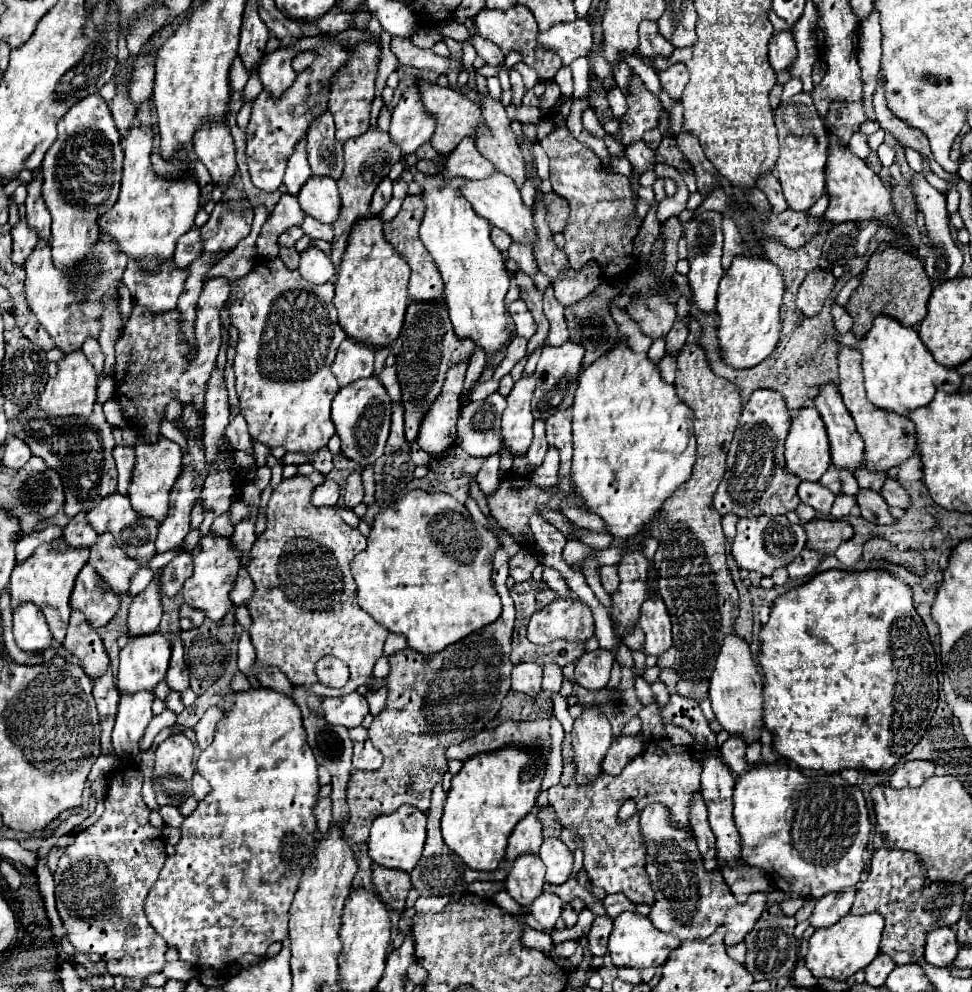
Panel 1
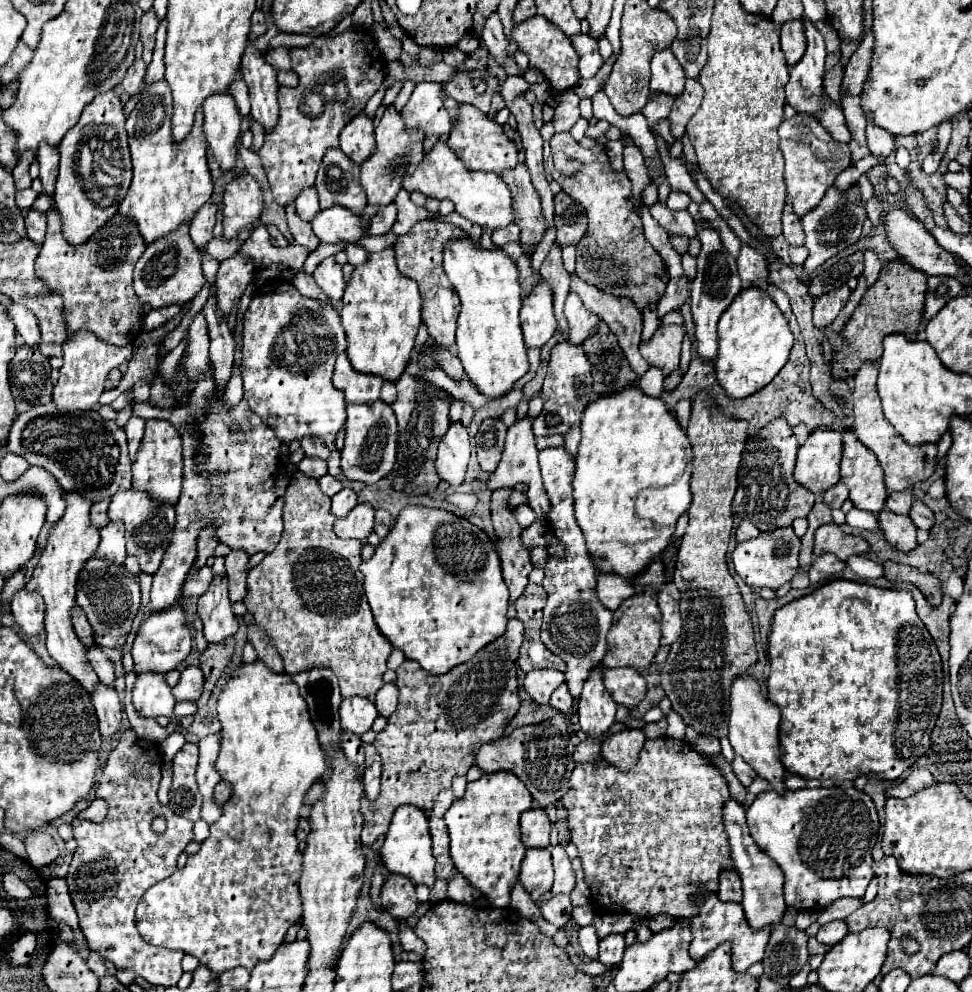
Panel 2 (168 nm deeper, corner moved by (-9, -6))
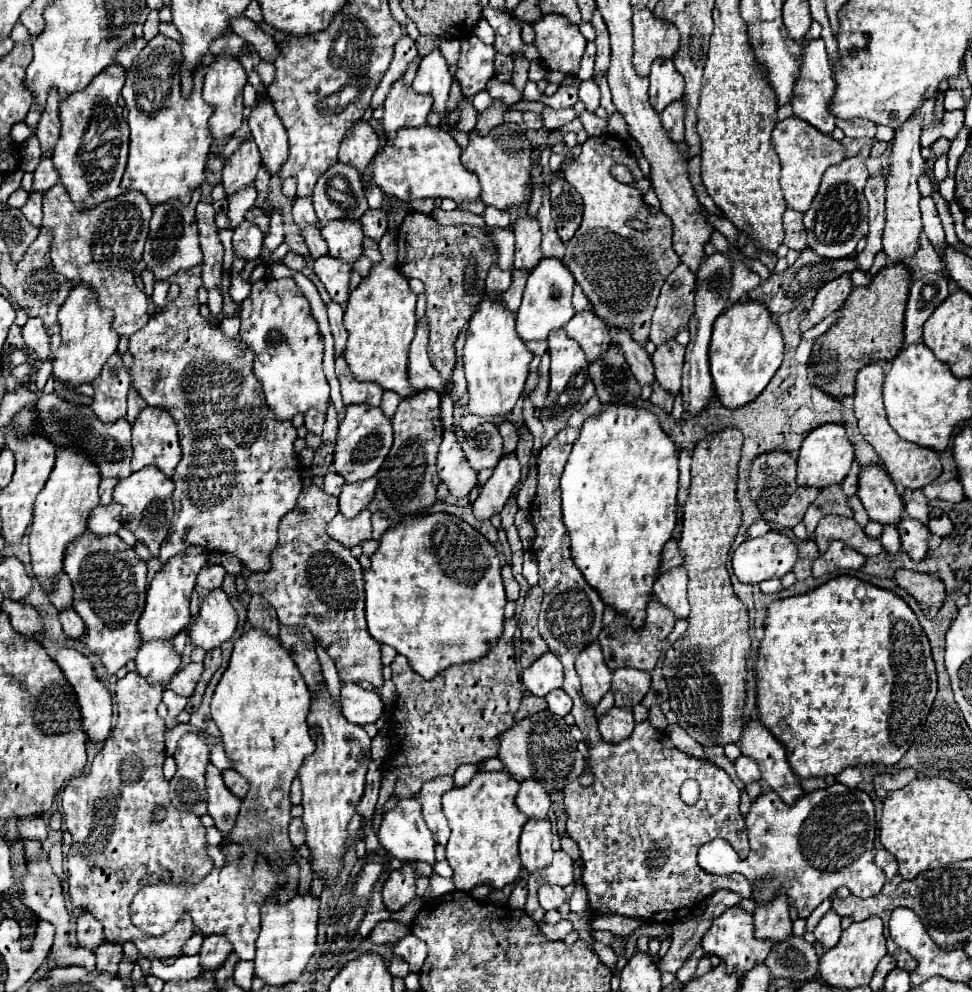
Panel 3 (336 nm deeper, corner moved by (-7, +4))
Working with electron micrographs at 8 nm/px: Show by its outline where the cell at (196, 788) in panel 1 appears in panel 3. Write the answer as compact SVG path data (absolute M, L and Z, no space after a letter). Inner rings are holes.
M233 768L225 770L223 772L223 780L225 780L225 786L237 796L237 798L245 798L245 794L249 792L249 782Z

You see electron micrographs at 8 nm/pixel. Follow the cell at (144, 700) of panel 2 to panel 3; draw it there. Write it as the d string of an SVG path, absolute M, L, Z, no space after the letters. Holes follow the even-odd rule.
M151 640L141 644L135 664L145 680L165 684L181 668L181 654L173 648L173 640Z

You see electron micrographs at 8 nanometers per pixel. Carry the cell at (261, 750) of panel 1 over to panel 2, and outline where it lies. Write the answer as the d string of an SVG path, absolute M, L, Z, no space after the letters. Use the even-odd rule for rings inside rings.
M261 662L245 664L233 672L233 676L229 678L227 686L223 688L223 692L217 700L217 712L219 712L219 720L221 720L221 752L219 752L215 768L217 768L221 780L231 784L231 788L233 788L231 798L221 806L221 818L209 826L211 834L207 840L201 842L199 852L189 854L187 864L183 868L177 868L169 878L157 882L155 886L151 886L145 892L145 896L141 898L141 902L137 906L137 926L139 926L139 932L143 934L143 938L147 938L147 942L153 942L155 946L183 950L185 954L195 956L203 966L209 966L213 972L223 972L223 970L231 970L237 966L251 970L257 962L265 962L275 954L275 950L281 946L287 930L293 924L297 924L297 920L299 920L299 914L301 914L299 876L301 876L303 854L297 848L295 830L297 830L297 822L299 822L299 810L305 804L303 800L305 800L309 788L325 774L327 762L323 758L319 740L315 738L315 728L311 726L311 718L307 714L307 702L303 702L299 688L295 686L295 682L291 678L287 678L287 674L271 674L271 670L267 670L267 666L263 666Z

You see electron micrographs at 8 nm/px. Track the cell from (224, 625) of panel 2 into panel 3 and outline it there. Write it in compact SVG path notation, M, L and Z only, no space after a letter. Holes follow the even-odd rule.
M213 590L203 600L197 620L189 624L189 638L193 646L213 650L233 636L235 626L237 612L229 604L227 594L223 590Z

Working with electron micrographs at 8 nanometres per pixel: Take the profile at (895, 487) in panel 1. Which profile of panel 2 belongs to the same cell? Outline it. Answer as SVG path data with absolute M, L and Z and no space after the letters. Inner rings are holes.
M915 500L911 510L909 510L909 516L911 520L915 522L917 528L923 528L923 530L929 530L933 526L933 512L927 508L927 504L923 504L921 500Z

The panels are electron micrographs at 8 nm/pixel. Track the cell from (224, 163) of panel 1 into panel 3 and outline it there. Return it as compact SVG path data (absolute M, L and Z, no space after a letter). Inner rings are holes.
M221 52L219 56L215 56L215 62L211 66L207 66L205 86L203 86L203 100L209 102L215 108L215 112L209 120L213 138L217 138L217 140L231 138L233 132L237 132L241 128L241 120L243 120L243 86L245 86L245 82L247 82L247 74L245 74L239 58L231 56L229 52Z

